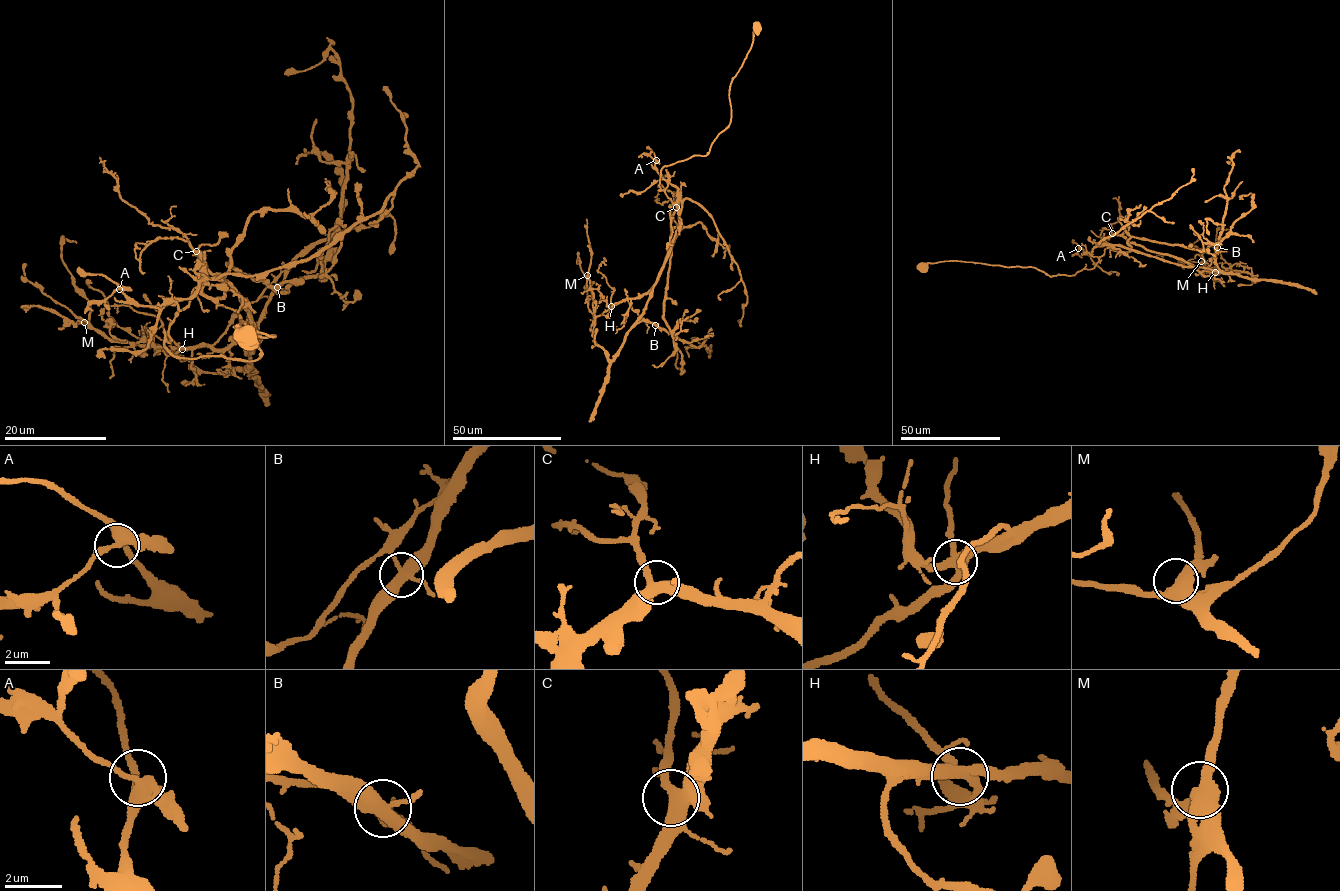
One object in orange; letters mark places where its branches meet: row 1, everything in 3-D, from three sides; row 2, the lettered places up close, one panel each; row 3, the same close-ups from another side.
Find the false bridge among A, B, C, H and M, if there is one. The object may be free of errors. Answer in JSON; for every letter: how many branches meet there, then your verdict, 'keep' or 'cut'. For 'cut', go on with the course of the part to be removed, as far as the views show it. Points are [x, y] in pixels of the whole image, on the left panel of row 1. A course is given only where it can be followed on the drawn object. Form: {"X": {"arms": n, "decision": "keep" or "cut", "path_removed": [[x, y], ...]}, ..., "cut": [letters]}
{"A": {"arms": 4, "decision": "keep"}, "B": {"arms": 4, "decision": "cut", "path_removed": [[277, 286], [253, 346], [247, 309], [217, 280], [315, 256], [382, 211], [419, 166], [383, 86]]}, "C": {"arms": 4, "decision": "keep"}, "H": {"arms": 4, "decision": "keep"}, "M": {"arms": 4, "decision": "keep"}, "cut": ["B"]}

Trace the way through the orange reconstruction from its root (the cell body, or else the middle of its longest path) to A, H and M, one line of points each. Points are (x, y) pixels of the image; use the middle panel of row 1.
A: (757, 28), (730, 85), (731, 121), (709, 153), (663, 166), (663, 190), (669, 181), (656, 160)
H: (757, 28), (730, 85), (730, 123), (705, 155), (661, 169), (659, 185), (679, 203), (658, 282), (611, 306)
M: (757, 28), (730, 123), (705, 155), (661, 169), (679, 203), (656, 284), (595, 316), (587, 275)

